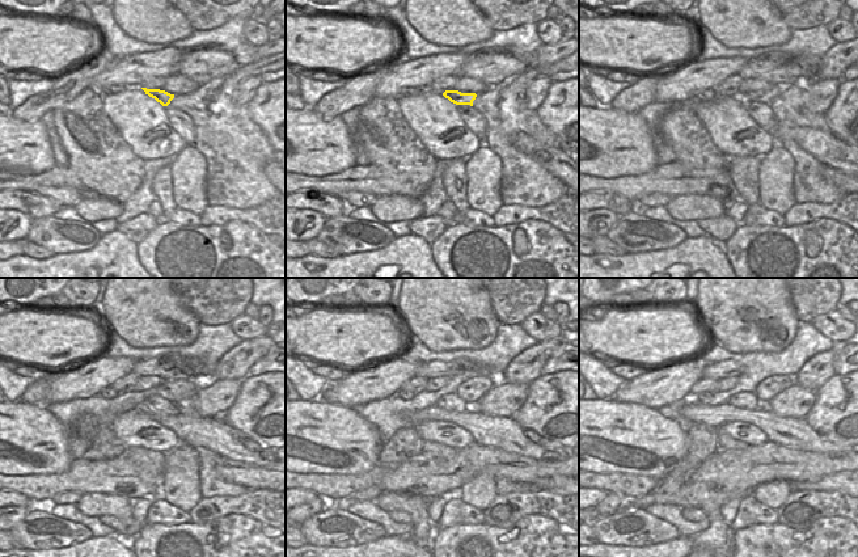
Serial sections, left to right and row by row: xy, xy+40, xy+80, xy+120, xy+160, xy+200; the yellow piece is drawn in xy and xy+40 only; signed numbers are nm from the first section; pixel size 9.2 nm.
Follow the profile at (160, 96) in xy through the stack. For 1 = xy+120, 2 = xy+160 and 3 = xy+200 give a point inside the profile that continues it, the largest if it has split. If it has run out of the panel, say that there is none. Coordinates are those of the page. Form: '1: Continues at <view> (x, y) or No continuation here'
1: Continues at xy+120 (180, 391)
2: Continues at xy+160 (472, 391)
3: Continues at xy+200 (770, 387).

